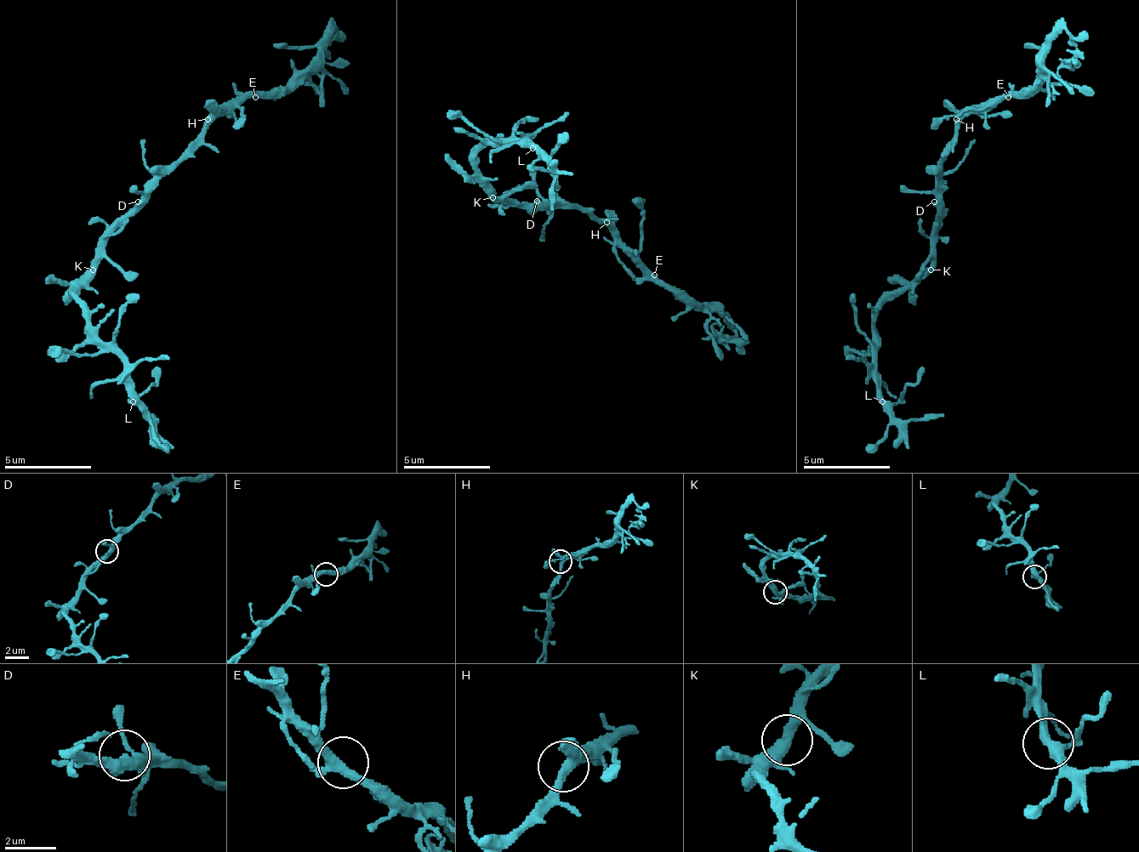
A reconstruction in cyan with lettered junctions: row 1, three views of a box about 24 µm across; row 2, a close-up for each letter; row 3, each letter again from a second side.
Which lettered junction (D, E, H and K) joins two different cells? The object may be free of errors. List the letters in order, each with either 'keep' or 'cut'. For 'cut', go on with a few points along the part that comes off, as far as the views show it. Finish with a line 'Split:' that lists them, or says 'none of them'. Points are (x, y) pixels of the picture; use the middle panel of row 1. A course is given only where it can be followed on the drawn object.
D: keep
E: keep
H: keep
K: keep
Split: none of them

